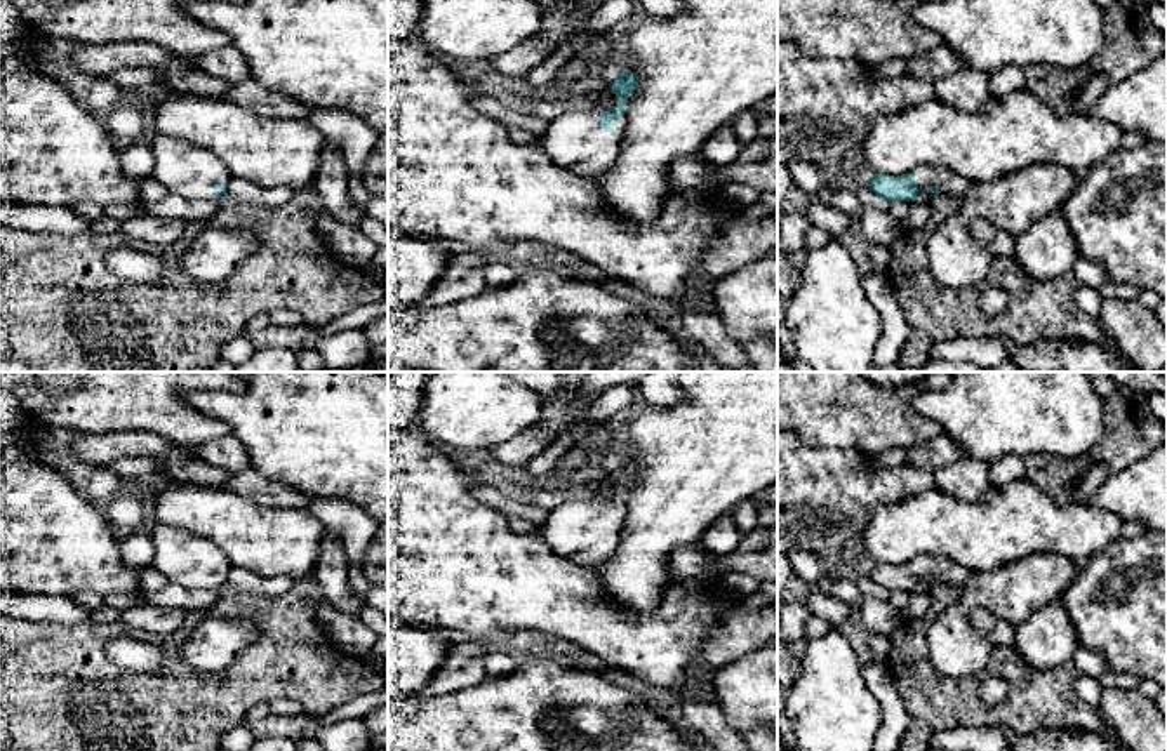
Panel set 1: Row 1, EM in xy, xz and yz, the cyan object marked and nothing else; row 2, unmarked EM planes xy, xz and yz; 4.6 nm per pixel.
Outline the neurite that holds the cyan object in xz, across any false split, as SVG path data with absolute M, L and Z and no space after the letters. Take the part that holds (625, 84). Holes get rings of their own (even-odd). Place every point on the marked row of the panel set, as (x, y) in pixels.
M624 70L609 87L617 97L612 110L563 104L548 122L541 150L555 165L577 176L598 176L614 167L626 127L626 103L638 82Z

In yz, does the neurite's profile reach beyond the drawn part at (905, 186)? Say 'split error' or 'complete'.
split error

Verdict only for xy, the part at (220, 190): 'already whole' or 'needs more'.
needs more

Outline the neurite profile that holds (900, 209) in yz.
M925 191L925 193L918 193L913 202L894 200L889 203L889 212L896 221L903 223L908 217L913 203L925 203L930 198L932 195Z

